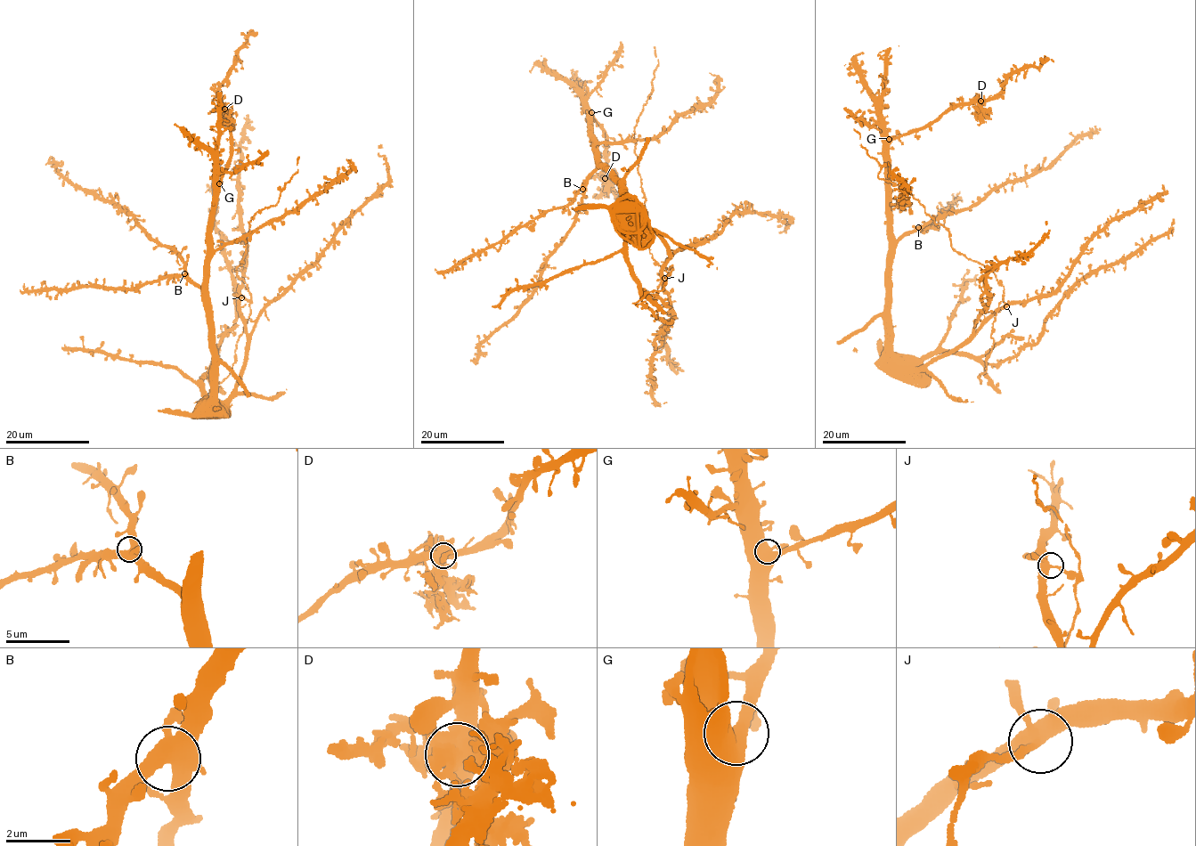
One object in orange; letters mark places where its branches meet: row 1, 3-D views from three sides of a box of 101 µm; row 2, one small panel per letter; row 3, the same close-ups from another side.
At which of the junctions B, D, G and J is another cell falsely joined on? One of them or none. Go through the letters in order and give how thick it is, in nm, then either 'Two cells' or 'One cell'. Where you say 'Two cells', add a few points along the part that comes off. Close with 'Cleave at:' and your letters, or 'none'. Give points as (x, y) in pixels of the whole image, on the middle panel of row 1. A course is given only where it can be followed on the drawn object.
B: Thickness 500 nm. One cell
D: Thickness 650 nm. Two cells. Course of the part to remove: (606, 178), (616, 181)
G: Thickness 500 nm. One cell
J: Thickness 360 nm. One cell
Cleave at: D

